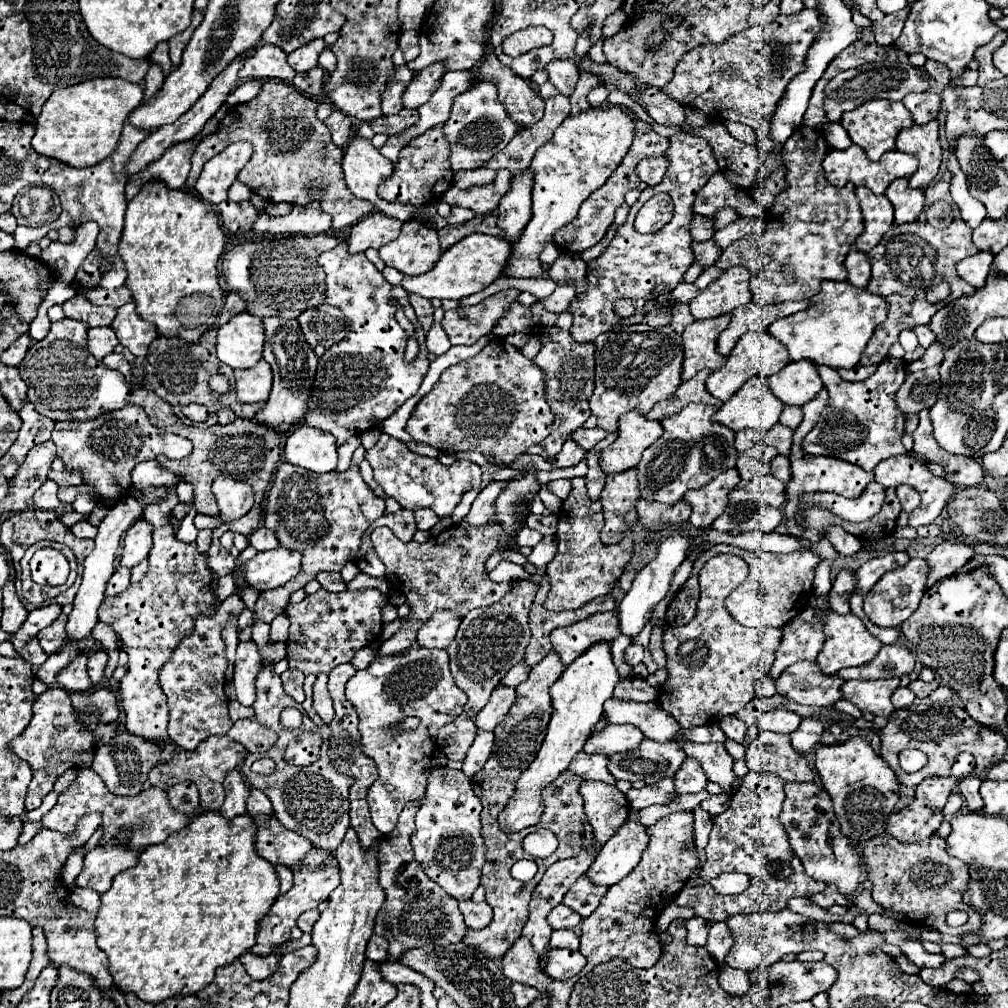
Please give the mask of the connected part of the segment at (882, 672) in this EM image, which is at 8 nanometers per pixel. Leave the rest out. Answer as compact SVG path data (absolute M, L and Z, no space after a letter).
M894 644L894 646L882 646L872 662L856 668L846 668L838 672L838 676L844 680L850 678L878 680L878 678L894 678L894 676L910 674L912 670L914 670L912 652L902 644Z

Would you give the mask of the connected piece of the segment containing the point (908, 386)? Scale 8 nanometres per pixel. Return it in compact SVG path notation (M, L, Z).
M938 366L926 368L906 376L906 382L896 392L896 404L904 414L918 414L924 408L930 408L936 402L940 390Z

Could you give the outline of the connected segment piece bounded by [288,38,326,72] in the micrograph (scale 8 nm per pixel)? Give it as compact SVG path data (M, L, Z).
M314 40L310 44L304 44L300 48L296 48L294 52L288 54L288 64L296 70L296 72L306 72L314 66L318 66L318 54L324 50L324 40Z

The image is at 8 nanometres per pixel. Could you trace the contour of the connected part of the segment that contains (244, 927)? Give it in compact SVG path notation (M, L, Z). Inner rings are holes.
M218 810L200 812L200 814L196 814L196 816L192 816L188 820L186 828L170 834L166 842L144 848L140 852L140 856L138 856L138 864L128 868L128 870L124 870L122 874L118 874L114 878L112 888L100 896L102 906L100 906L98 916L96 916L96 934L98 934L98 946L106 952L108 960L110 960L110 974L112 974L114 986L118 990L134 992L144 1002L154 1002L154 1004L158 1004L158 1002L162 1002L162 1000L166 1000L170 996L196 994L200 988L204 988L206 984L210 984L214 980L214 972L216 972L218 966L230 964L234 958L242 956L244 952L248 952L256 944L258 922L270 910L270 906L278 898L278 890L280 890L280 880L278 880L276 868L268 860L258 856L256 832L258 832L258 826L254 824L254 818L248 816L248 814L234 816L234 820L230 820L230 818L222 816Z

